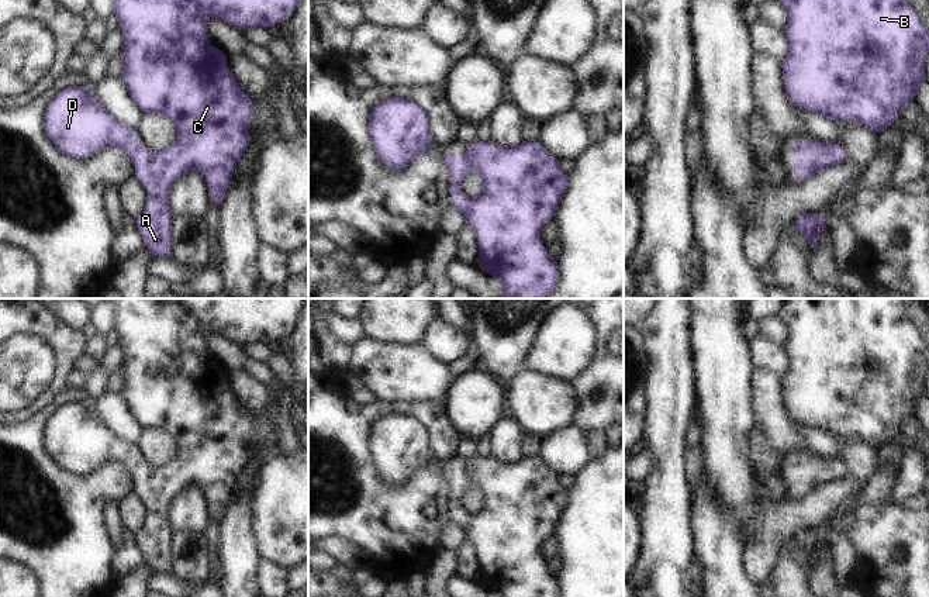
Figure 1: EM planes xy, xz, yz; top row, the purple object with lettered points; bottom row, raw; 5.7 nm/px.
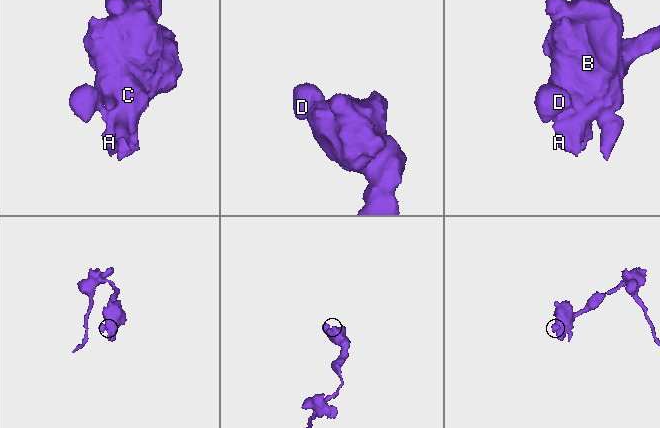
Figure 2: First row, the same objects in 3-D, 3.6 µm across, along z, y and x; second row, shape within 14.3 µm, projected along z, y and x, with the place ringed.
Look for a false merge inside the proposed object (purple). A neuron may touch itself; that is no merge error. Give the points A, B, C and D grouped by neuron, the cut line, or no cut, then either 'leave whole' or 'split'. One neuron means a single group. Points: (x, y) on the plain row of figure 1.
A B C D; no cut; leave whole

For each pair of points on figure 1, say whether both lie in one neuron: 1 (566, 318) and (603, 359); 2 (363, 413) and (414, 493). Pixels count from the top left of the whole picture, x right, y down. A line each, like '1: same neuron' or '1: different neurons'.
1: different neurons
2: same neuron

